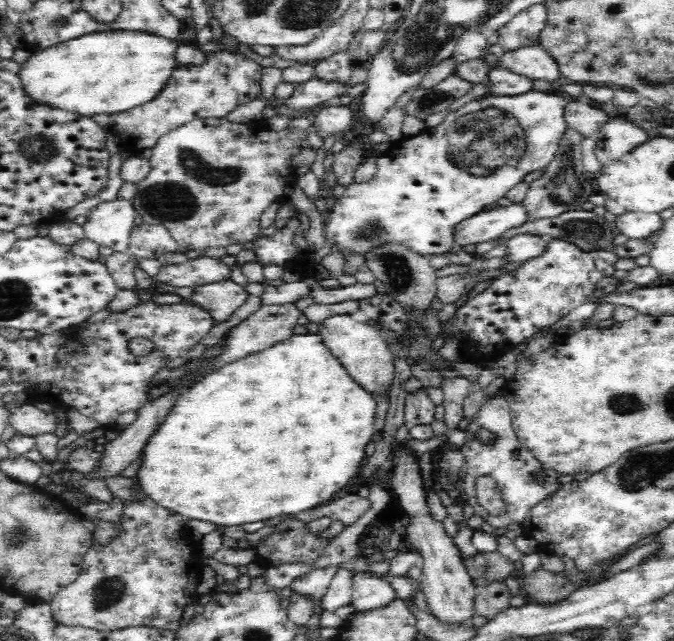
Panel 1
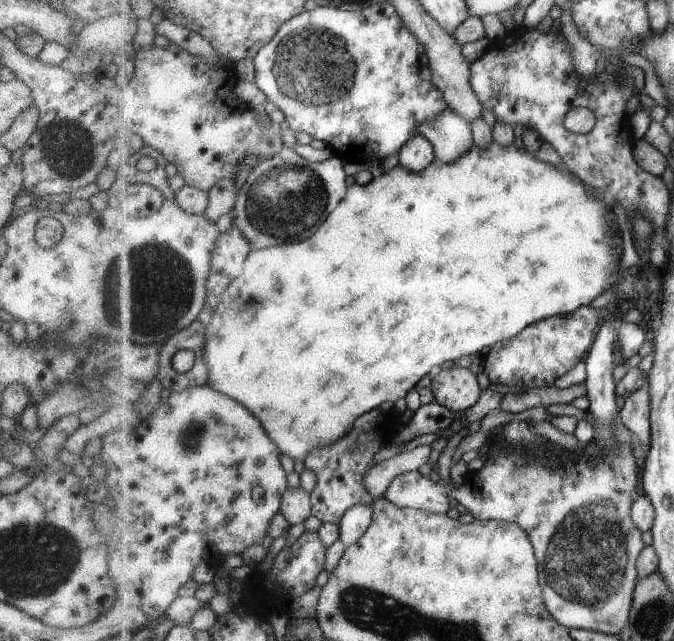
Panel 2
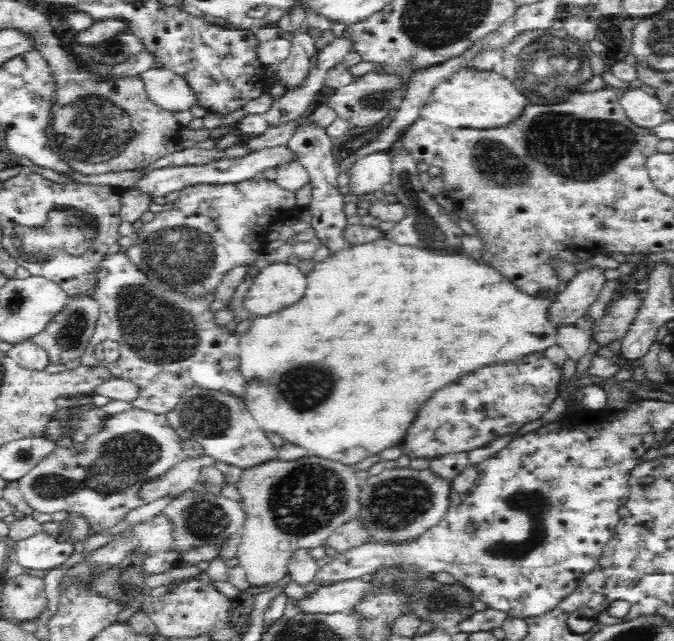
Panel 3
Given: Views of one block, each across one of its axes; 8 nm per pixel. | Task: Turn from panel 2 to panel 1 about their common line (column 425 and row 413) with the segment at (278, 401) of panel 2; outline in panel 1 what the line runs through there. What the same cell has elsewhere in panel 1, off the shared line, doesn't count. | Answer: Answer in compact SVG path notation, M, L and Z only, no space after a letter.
M309 332L301 335L294 334L264 350L247 354L244 358L236 359L234 362L226 362L224 366L216 368L193 385L170 409L168 416L148 439L142 452L142 464L137 474L140 474L145 494L148 494L160 506L168 510L178 510L178 514L186 518L204 520L204 522L212 522L212 524L221 526L238 526L238 524L268 520L268 518L282 516L282 514L298 514L298 512L316 508L324 502L330 502L345 494L361 472L366 444L370 442L374 434L374 414L376 414L376 397L378 396L374 395L374 392L366 391L366 387L362 387L361 383L349 374L338 357L332 354L332 351L325 345L320 334Z

